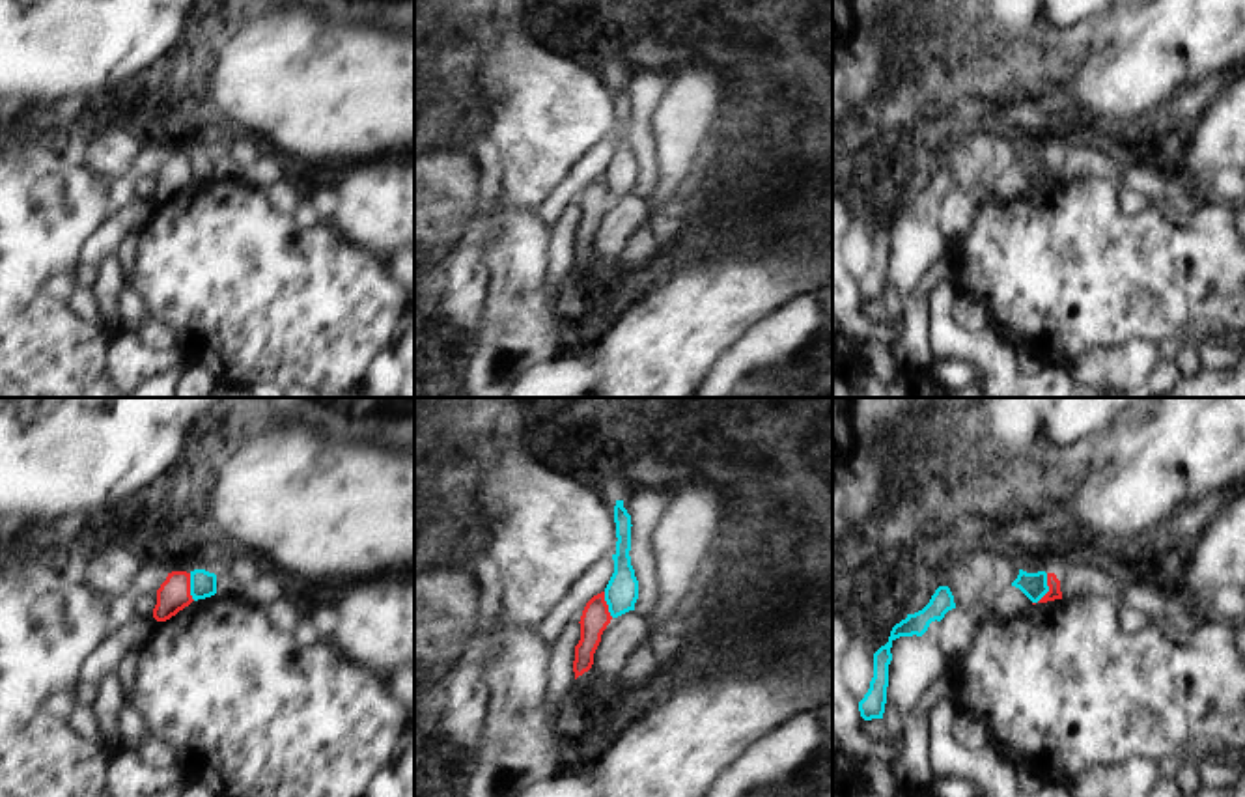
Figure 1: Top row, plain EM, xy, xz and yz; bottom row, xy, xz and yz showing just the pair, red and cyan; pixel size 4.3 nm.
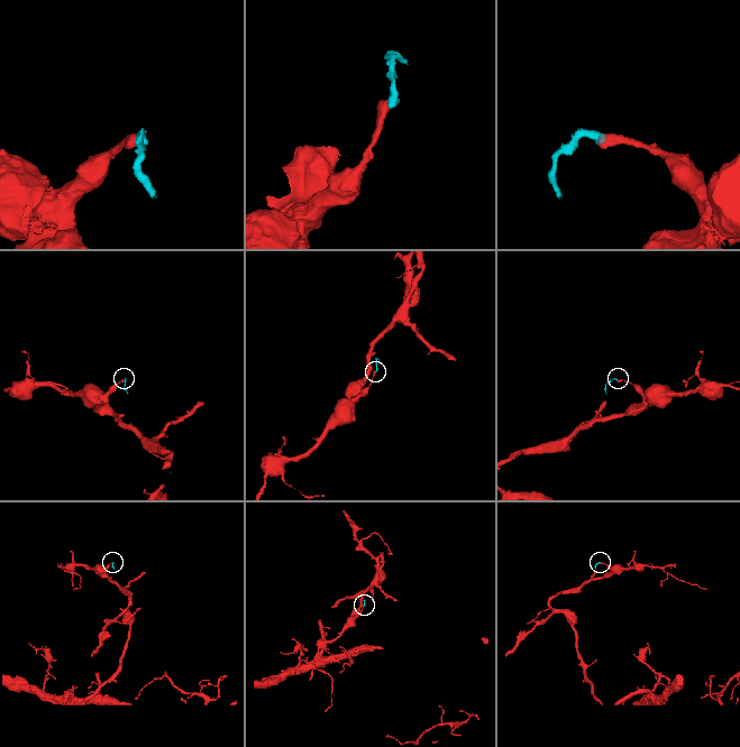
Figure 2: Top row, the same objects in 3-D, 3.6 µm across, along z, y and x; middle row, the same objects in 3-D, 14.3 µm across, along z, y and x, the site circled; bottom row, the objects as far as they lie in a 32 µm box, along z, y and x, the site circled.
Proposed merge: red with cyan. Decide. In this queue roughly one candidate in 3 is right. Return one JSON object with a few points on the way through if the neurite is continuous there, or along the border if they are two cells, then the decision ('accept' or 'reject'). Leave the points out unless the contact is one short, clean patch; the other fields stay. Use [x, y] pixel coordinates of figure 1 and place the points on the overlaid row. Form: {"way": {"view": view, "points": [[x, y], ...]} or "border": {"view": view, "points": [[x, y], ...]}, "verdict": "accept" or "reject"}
{"border": {"view": "yz", "points": [[1048, 573], [1048, 590], [1033, 603]]}, "verdict": "reject"}

